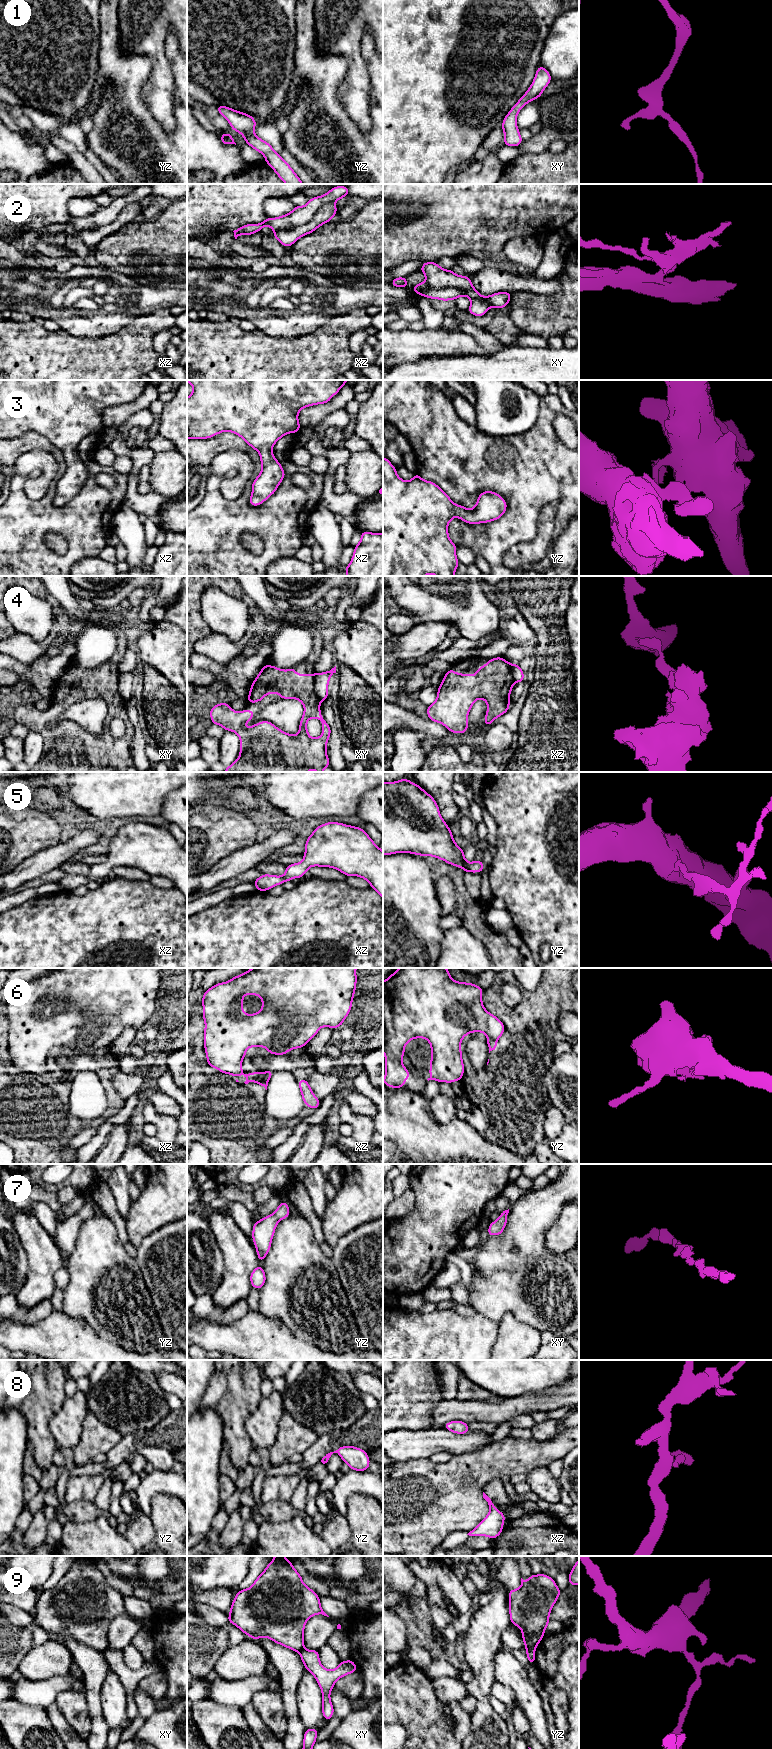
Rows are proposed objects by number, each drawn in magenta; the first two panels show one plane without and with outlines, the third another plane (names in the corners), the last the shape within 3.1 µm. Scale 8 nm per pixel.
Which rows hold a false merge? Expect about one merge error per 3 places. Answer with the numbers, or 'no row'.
2, 4, 6, 9

